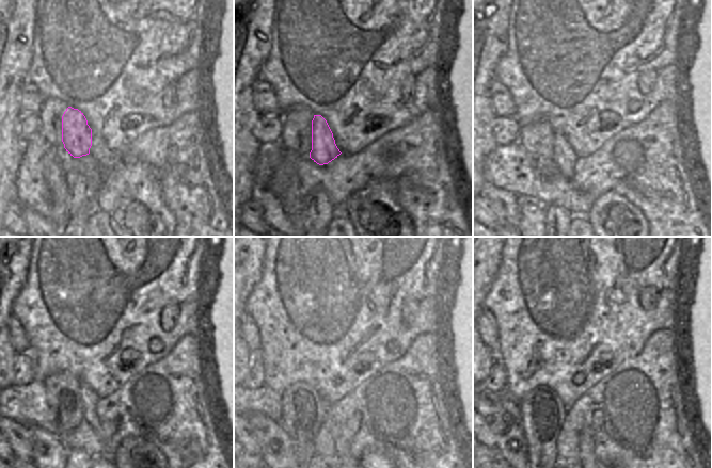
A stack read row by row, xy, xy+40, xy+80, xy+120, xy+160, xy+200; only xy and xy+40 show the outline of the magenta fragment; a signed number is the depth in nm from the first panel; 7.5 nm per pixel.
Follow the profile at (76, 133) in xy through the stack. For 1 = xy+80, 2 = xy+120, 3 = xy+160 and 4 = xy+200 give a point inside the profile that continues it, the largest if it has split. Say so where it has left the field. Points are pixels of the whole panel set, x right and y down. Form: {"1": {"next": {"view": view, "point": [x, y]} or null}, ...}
{"1": {"next": {"view": "xy+80", "point": [564, 156]}}, "2": {"next": {"view": "xy+120", "point": [90, 400]}}, "3": {"next": {"view": "xy+160", "point": [343, 436]}}, "4": {"next": {"view": "xy+200", "point": [586, 453]}}}

